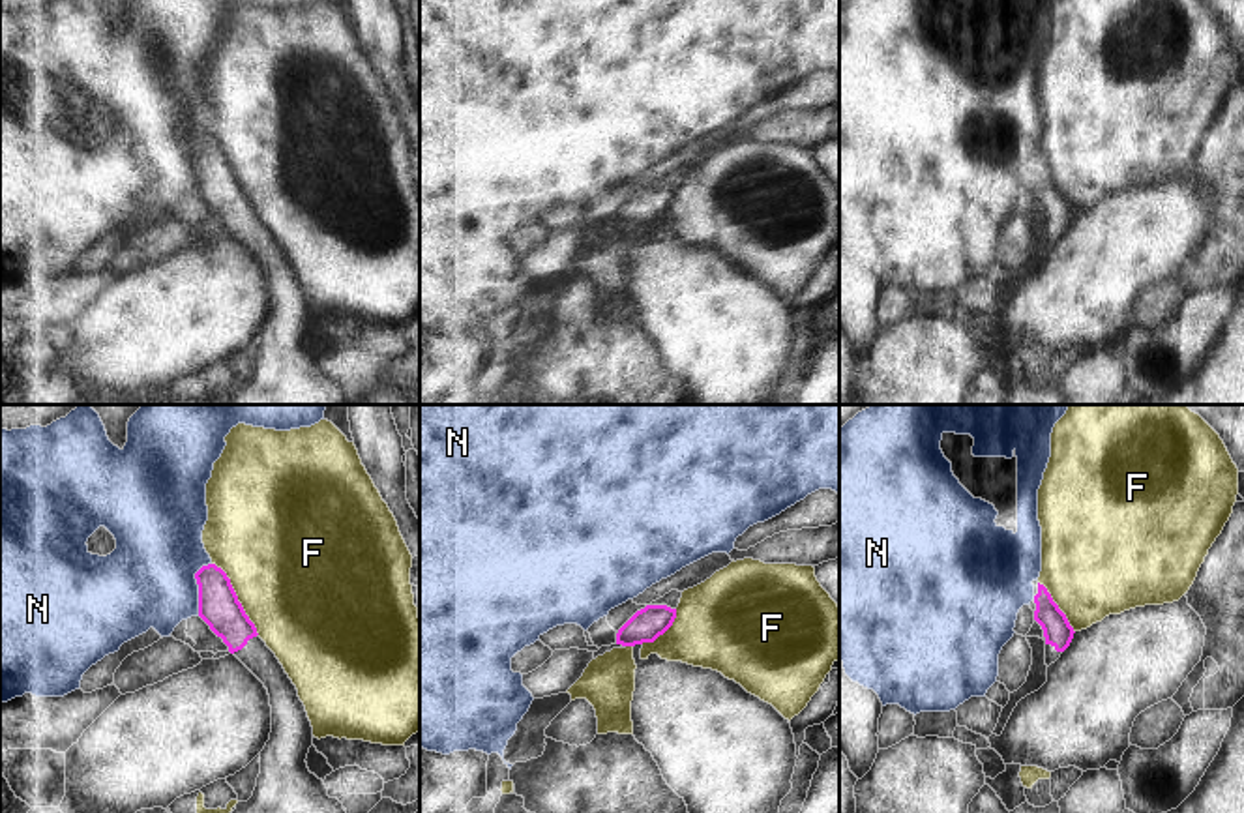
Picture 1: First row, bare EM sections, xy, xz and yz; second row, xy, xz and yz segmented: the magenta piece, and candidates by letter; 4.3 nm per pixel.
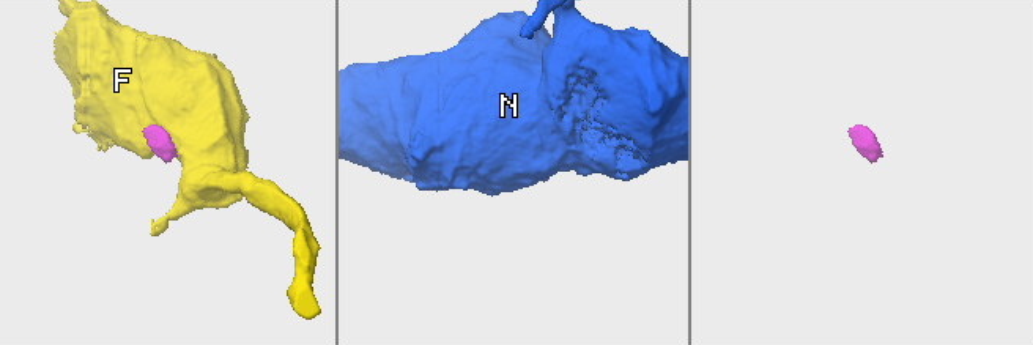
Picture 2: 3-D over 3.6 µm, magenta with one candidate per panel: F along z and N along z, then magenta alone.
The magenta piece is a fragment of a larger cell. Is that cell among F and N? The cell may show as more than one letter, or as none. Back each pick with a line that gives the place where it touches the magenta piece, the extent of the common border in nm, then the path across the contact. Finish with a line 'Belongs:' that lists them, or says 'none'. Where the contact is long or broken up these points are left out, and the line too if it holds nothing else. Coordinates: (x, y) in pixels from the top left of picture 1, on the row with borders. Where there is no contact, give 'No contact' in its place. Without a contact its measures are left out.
Belongs: none.

